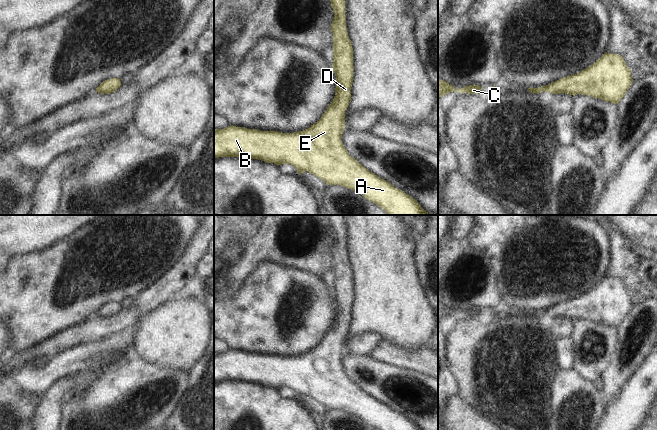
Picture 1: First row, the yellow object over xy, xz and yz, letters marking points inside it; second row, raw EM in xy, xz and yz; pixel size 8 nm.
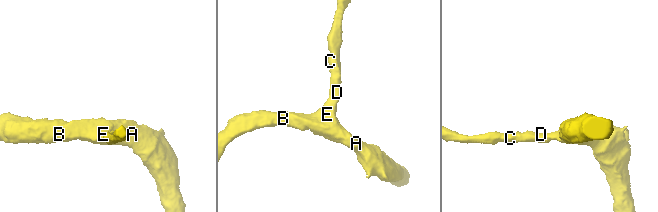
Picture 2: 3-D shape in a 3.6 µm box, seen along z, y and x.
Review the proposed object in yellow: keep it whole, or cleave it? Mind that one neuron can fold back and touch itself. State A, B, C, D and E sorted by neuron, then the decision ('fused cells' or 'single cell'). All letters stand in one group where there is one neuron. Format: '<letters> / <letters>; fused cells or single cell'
A B C D E; single cell

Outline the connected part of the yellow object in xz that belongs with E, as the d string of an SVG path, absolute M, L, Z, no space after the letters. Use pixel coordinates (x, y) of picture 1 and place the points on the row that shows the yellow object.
M330 0L334 10L331 24L333 34L333 71L336 76L335 96L322 117L309 128L294 133L260 131L245 127L228 126L214 130L214 158L248 157L267 163L293 165L299 175L310 172L327 185L340 185L358 192L381 207L388 215L428 215L421 205L404 191L395 188L351 157L341 140L345 127L345 111L351 102L353 84L353 48L348 37L345 17L345 0Z

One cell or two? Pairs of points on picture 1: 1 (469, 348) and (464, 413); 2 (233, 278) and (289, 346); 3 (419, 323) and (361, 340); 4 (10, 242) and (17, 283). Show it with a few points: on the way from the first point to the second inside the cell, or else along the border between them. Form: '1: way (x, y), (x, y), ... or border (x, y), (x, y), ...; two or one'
1: border (458, 393), (472, 407), (484, 415); two
2: border (255, 269), (237, 292), (229, 299), (224, 300); two
3: border (356, 335), (378, 333), (383, 340); two
4: border (35, 250), (29, 253), (15, 254), (10, 257); two

